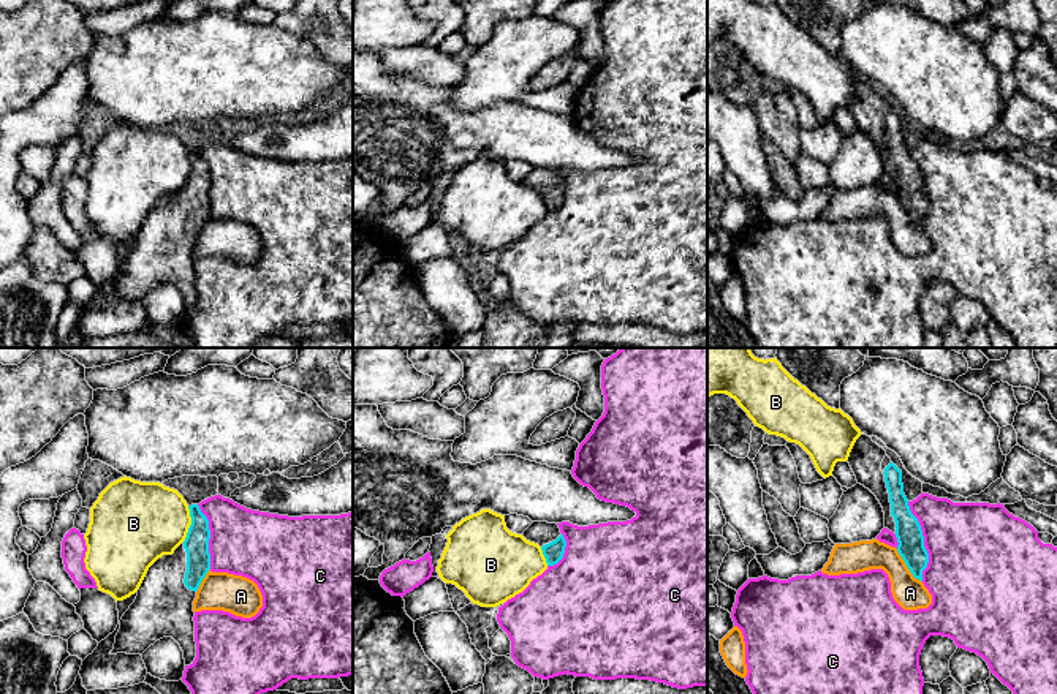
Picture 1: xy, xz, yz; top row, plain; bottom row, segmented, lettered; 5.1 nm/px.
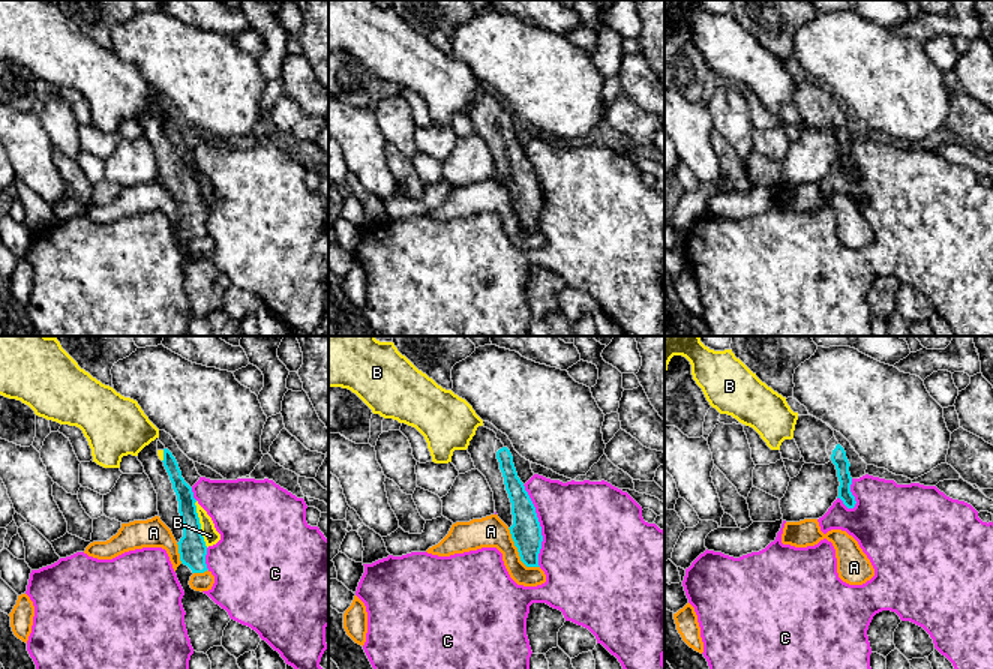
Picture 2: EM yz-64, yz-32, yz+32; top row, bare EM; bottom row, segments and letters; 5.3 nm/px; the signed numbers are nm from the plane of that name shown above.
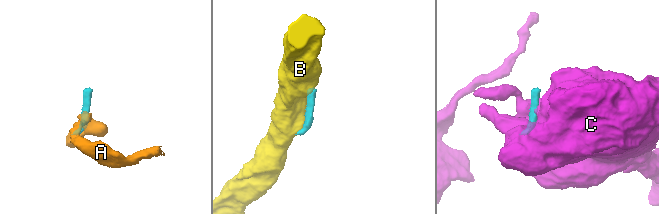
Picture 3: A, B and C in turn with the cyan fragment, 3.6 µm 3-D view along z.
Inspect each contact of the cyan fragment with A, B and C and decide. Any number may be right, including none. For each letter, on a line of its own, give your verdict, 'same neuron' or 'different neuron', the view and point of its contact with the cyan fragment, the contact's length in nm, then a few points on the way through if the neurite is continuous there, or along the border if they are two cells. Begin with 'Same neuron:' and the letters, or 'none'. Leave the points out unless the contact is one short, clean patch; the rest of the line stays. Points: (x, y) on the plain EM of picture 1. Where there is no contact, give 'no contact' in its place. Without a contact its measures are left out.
Same neuron: none
A: different neuron; meets cyan in yz at (907, 212); contact 220 nm long; border along yz (896, 195), (909, 217), (921, 228)
B: different neuron; meets cyan in xy at (192, 169); contact 190 nm long
C: different neuron; meets cyan in yz at (923, 187); contact 420 nm long

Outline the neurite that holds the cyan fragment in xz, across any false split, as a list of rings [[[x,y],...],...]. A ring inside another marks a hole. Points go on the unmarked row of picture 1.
[[[533,168],[522,182],[541,193],[547,212],[554,212],[563,204],[566,187],[557,169]]]

